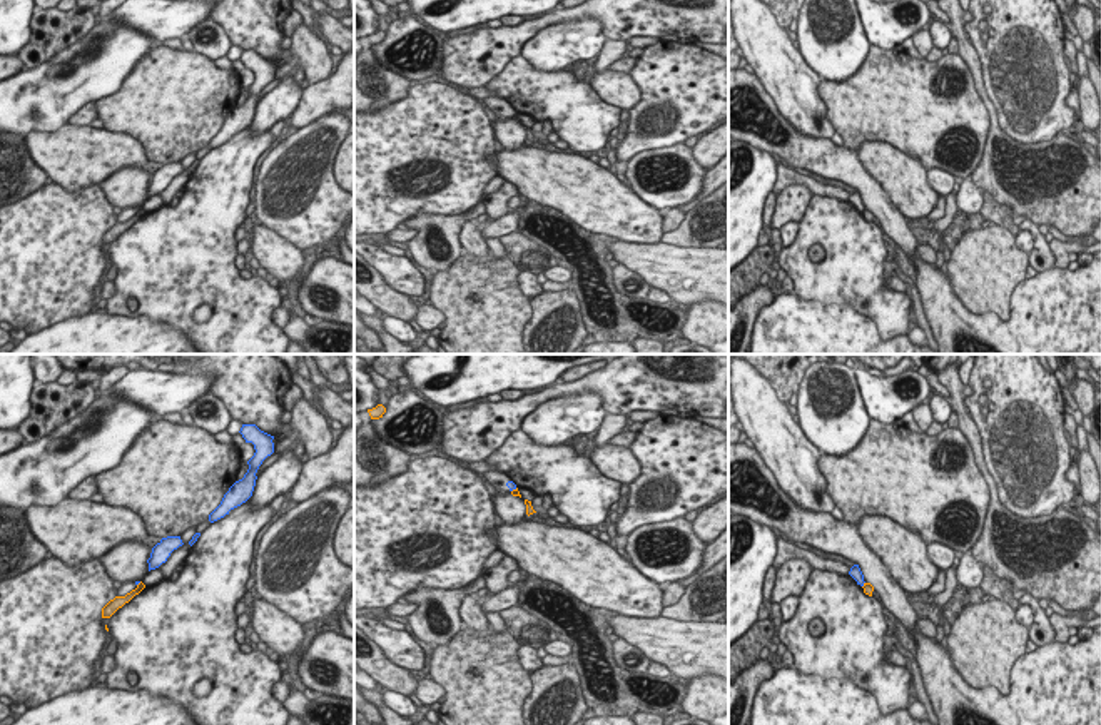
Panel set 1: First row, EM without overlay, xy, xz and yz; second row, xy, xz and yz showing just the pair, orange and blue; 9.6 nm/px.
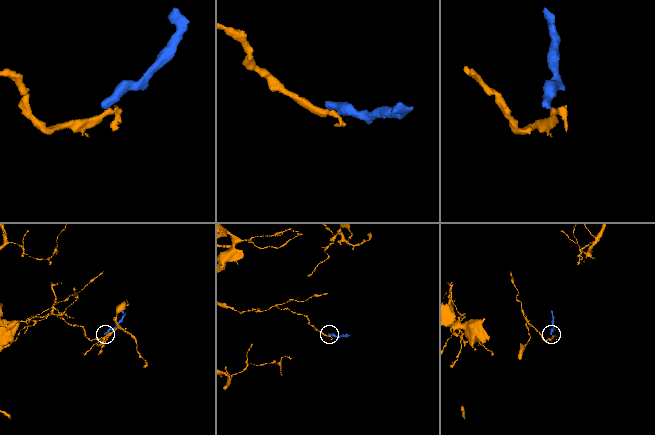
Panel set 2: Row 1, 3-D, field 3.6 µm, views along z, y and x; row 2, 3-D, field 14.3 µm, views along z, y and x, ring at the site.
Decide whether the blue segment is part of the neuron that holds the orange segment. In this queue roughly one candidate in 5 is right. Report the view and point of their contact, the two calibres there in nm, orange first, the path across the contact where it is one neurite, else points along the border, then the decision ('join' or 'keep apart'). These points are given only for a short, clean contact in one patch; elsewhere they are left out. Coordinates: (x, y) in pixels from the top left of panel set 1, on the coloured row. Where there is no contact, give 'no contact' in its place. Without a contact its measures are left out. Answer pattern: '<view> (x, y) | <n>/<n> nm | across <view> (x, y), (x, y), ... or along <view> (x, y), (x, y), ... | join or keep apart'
xz (513, 490) | 60/70 nm | along xz (517, 488), (512, 491) | keep apart

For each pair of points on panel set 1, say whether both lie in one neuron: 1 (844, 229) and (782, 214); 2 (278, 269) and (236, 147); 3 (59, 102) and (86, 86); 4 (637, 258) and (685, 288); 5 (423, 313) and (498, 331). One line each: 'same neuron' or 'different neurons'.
1: different neurons
2: different neurons
3: same neuron
4: same neuron
5: different neurons

